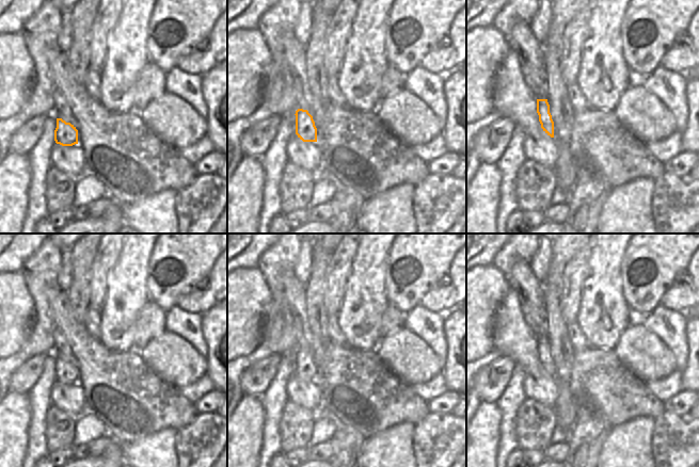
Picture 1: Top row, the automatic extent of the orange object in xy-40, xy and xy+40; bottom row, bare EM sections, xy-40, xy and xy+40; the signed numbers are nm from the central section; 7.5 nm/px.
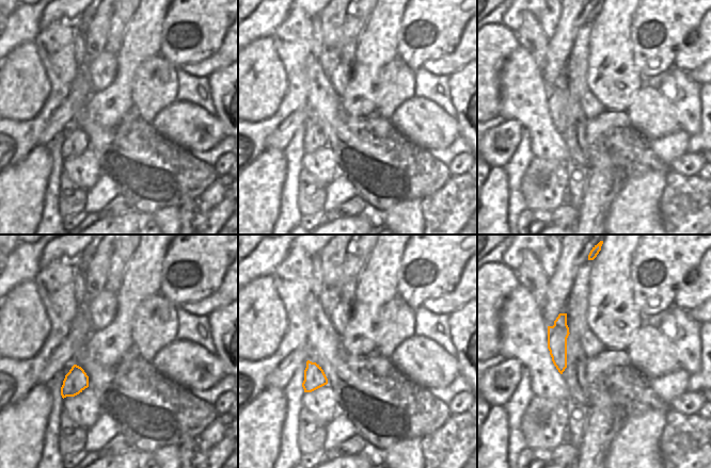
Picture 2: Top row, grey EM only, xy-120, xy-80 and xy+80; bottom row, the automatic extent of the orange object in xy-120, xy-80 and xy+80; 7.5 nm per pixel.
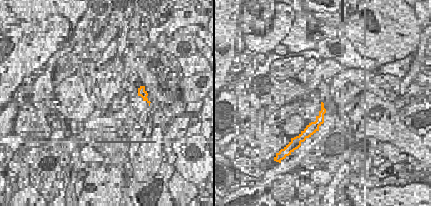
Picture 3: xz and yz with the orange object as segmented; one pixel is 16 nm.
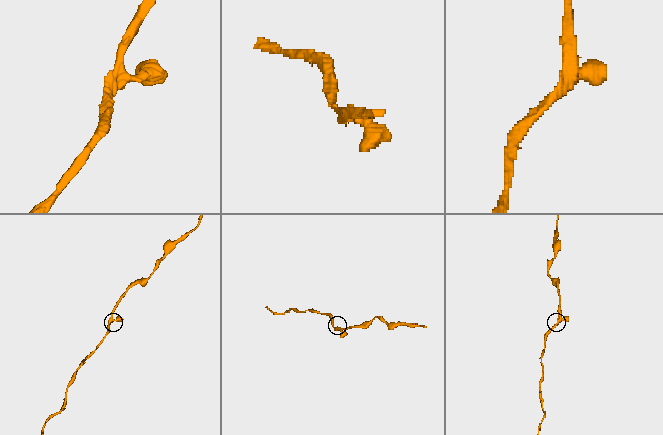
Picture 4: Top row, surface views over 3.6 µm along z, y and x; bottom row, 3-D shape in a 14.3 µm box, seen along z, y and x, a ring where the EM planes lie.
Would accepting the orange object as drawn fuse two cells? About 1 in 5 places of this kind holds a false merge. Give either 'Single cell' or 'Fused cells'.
Single cell

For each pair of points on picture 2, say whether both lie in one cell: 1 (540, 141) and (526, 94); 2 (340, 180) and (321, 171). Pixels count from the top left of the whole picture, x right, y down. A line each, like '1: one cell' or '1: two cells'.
1: one cell
2: two cells

